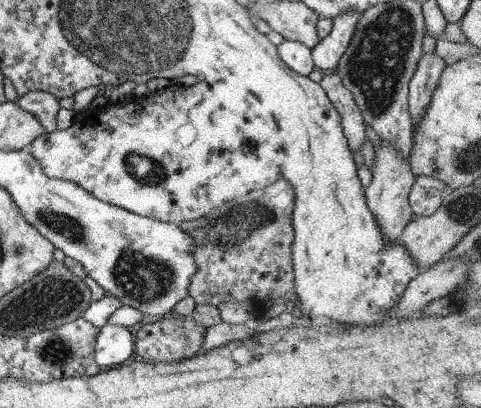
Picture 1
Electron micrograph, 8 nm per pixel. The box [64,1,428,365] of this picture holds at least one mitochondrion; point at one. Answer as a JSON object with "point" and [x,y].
{"point":[377,65]}

